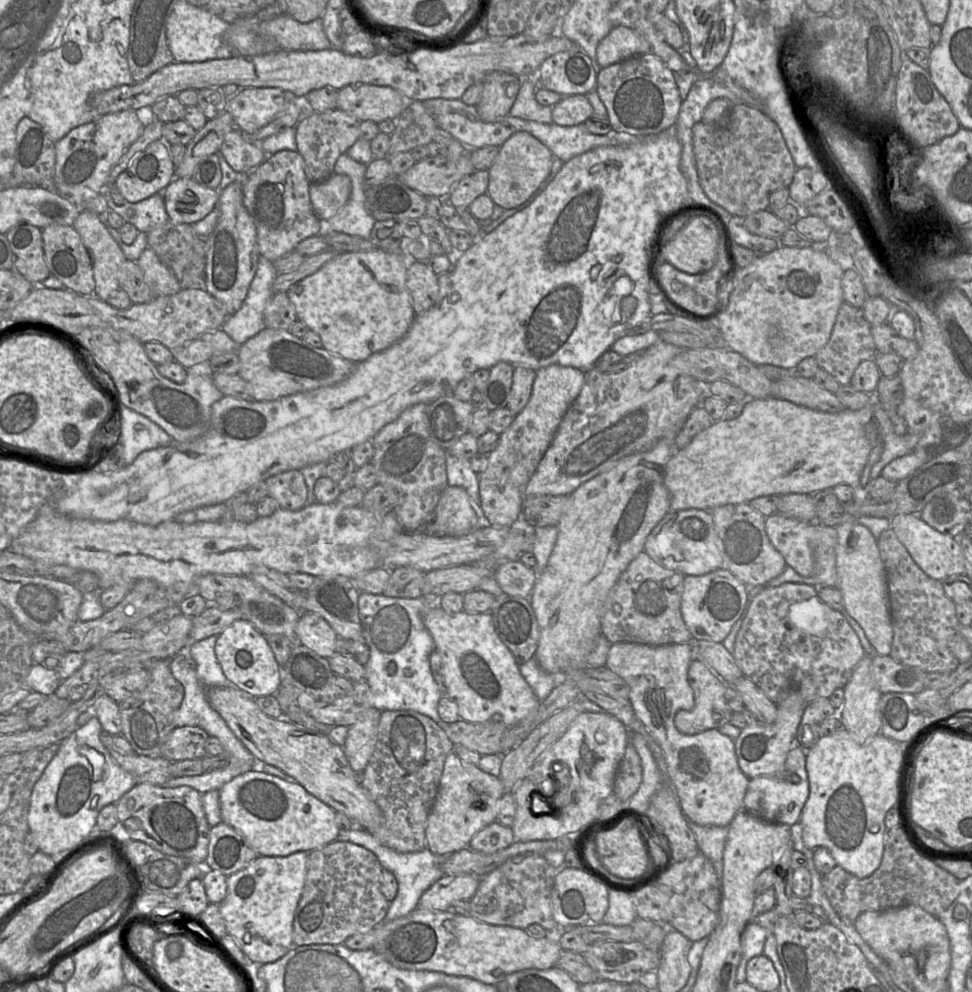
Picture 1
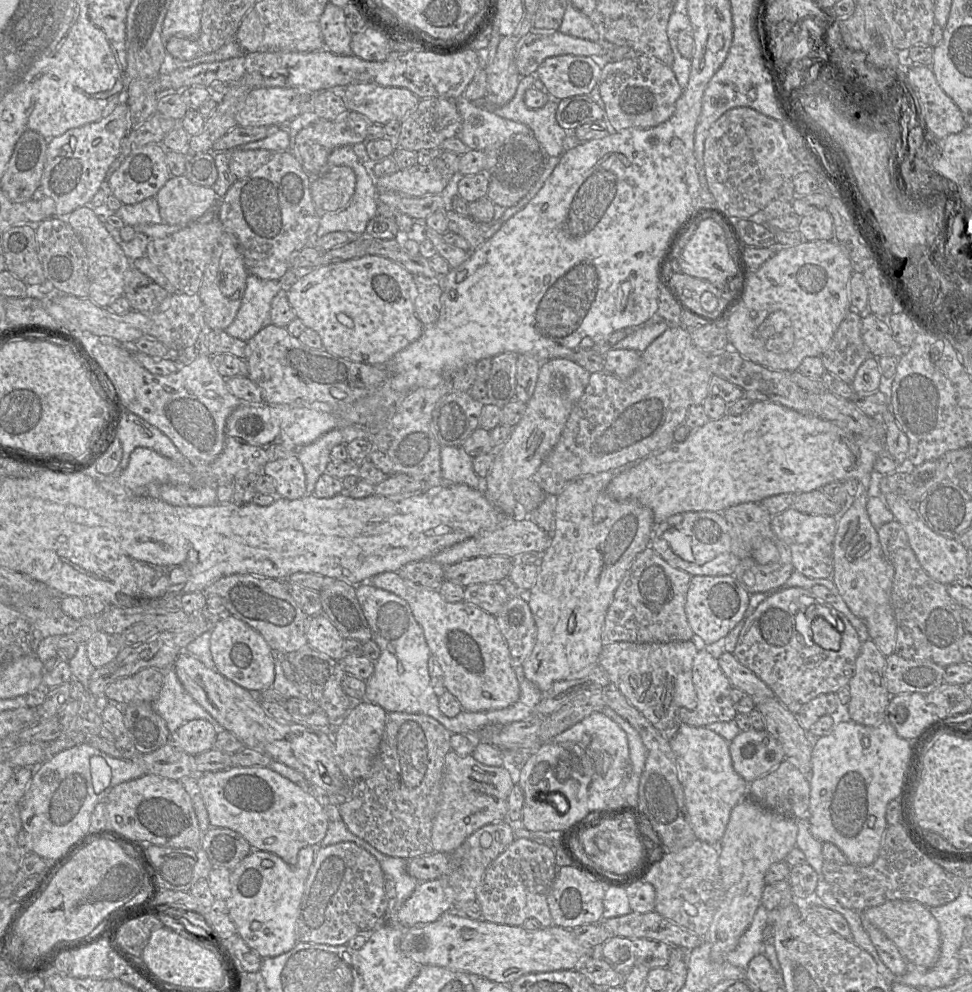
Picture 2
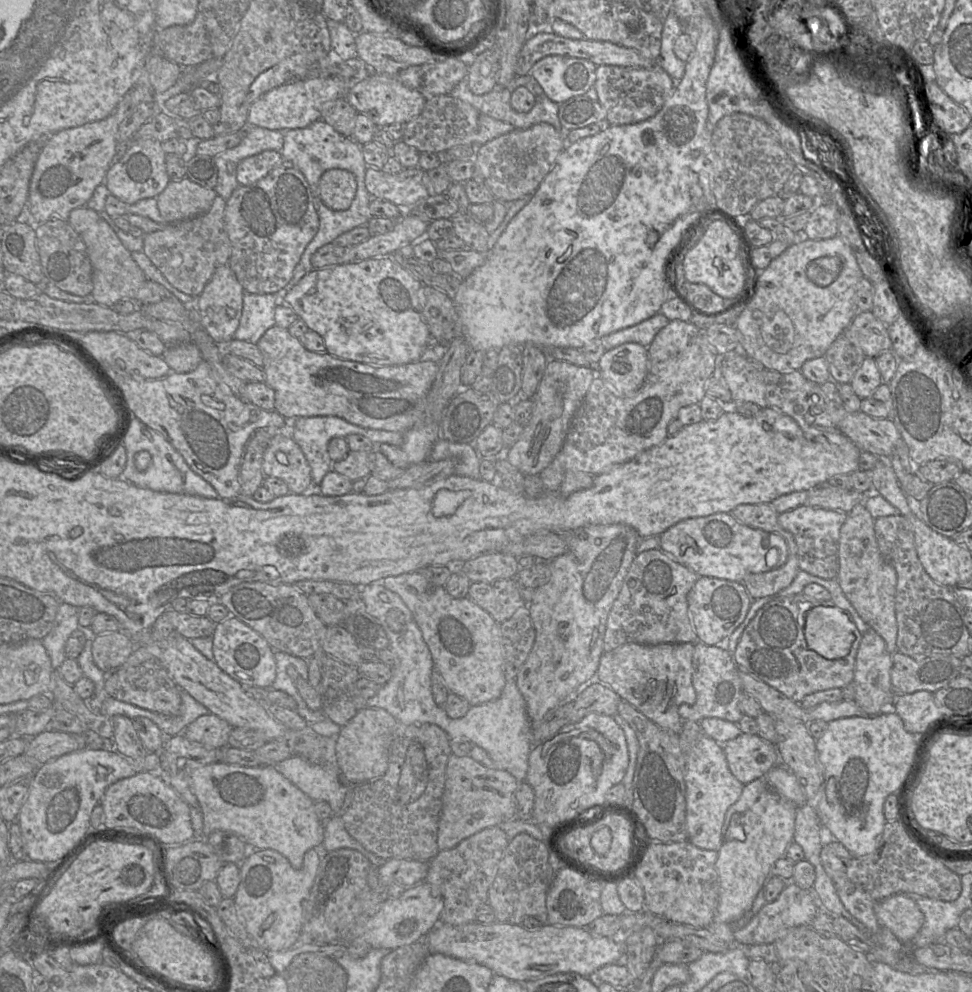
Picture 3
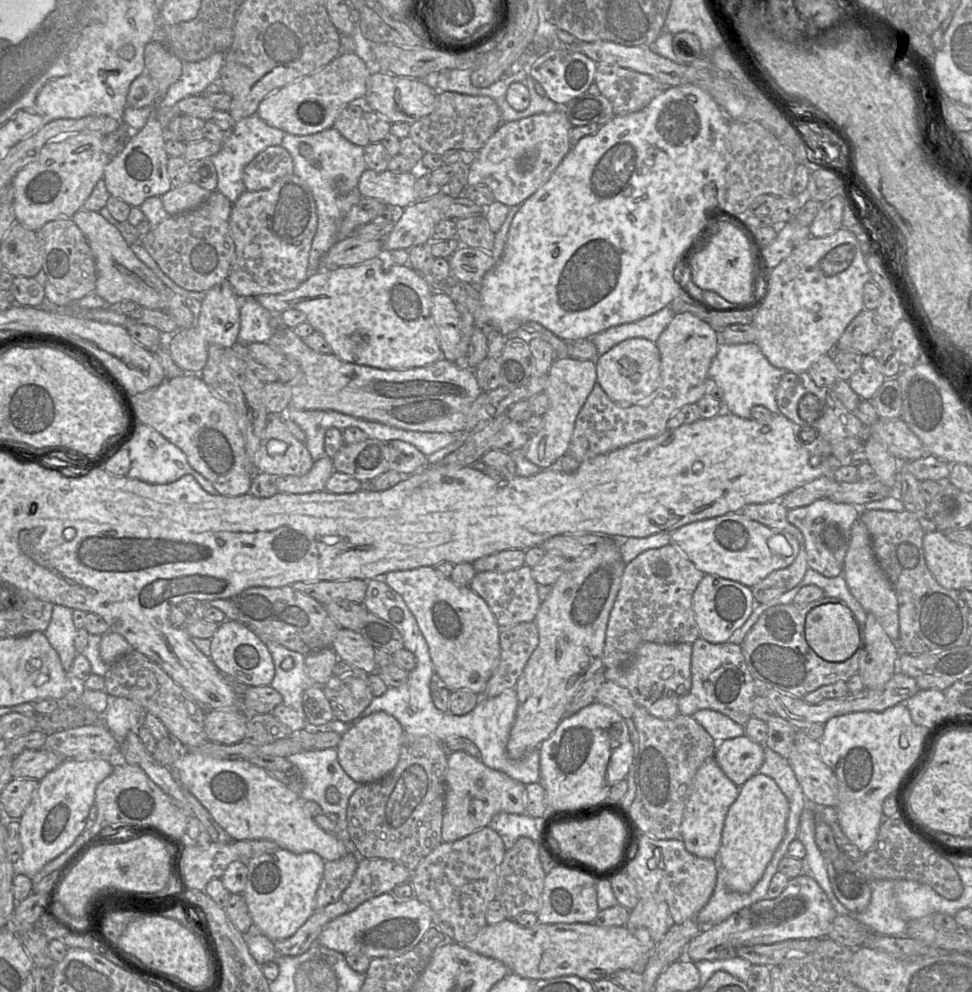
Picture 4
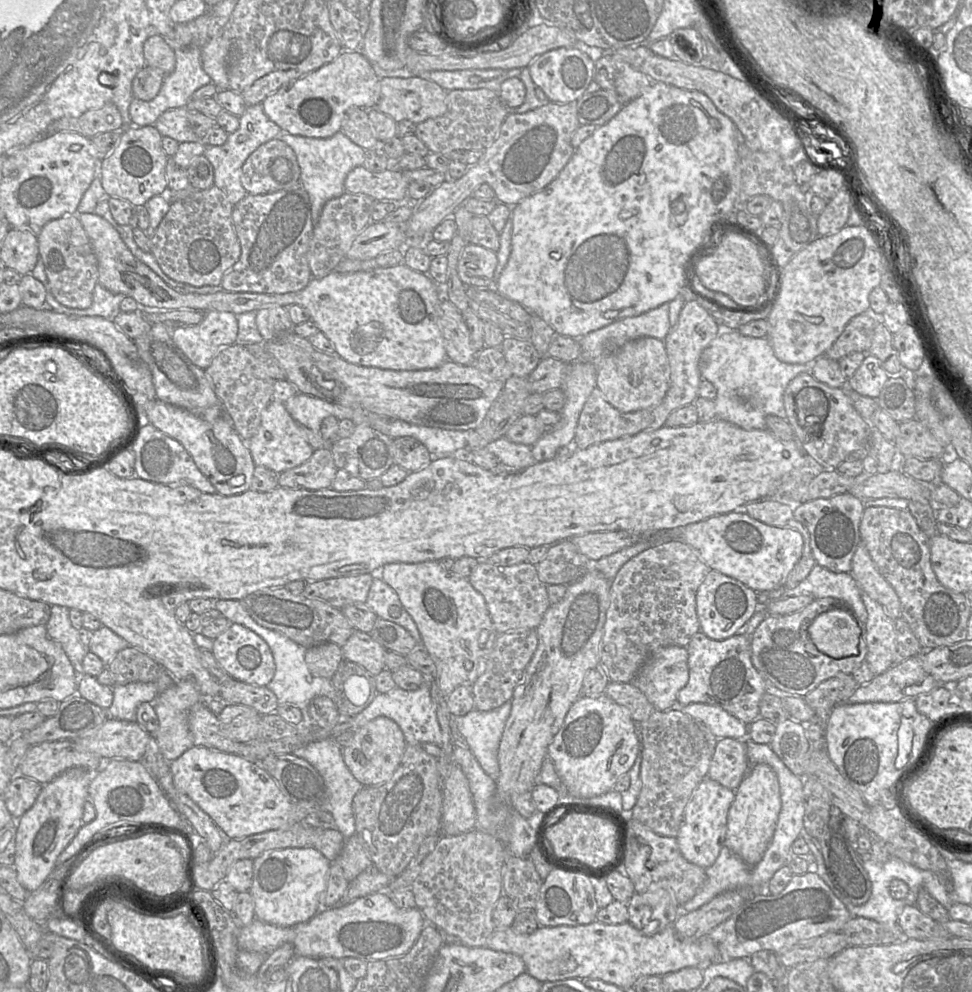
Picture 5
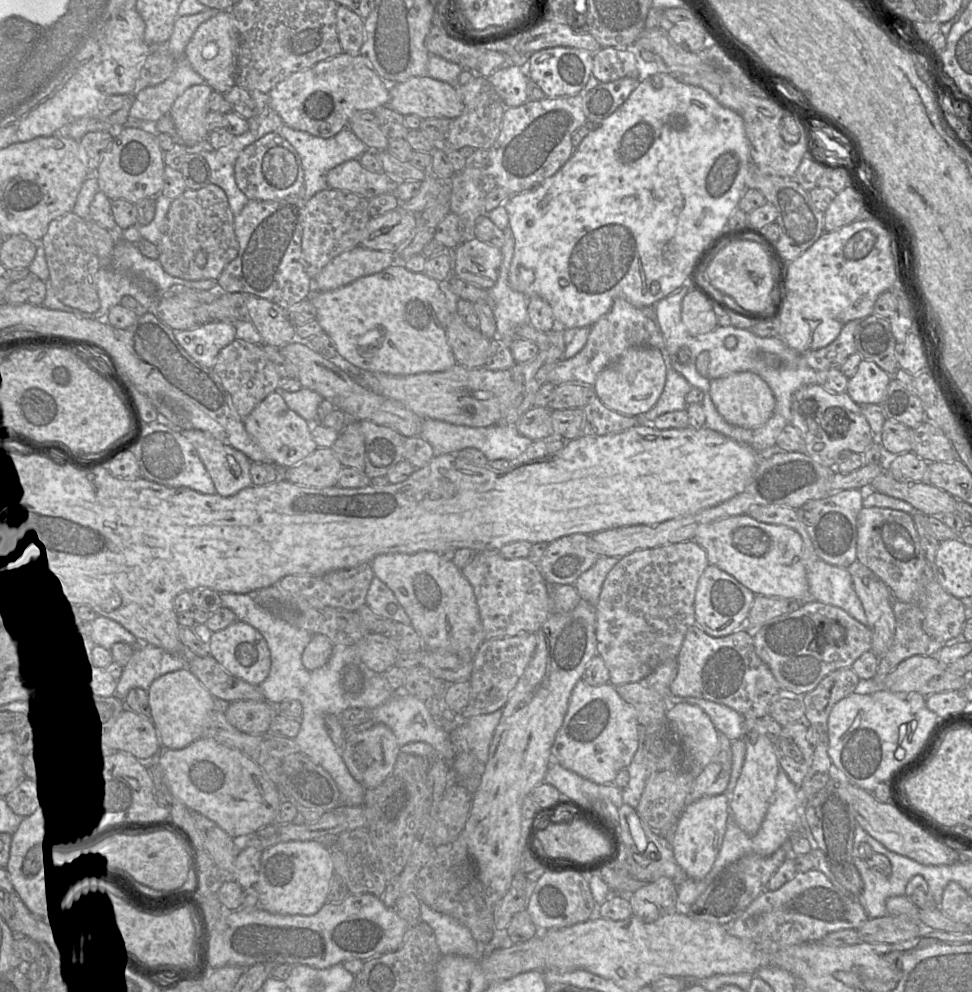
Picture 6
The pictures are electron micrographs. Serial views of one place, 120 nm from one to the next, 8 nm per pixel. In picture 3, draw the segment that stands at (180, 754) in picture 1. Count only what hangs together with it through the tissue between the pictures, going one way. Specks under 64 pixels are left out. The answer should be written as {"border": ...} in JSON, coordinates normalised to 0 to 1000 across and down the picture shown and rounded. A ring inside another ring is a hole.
{"border":[[[216,718],[195,729],[187,741],[211,753],[230,754],[235,752],[239,734],[233,726]]]}

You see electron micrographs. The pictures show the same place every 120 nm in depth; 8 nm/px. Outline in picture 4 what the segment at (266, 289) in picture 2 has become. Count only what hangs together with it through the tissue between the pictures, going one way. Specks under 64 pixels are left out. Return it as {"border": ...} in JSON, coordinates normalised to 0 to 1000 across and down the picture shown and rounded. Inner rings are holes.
{"border":[[[263,300],[248,301],[245,346],[275,345],[281,336],[280,316]]]}

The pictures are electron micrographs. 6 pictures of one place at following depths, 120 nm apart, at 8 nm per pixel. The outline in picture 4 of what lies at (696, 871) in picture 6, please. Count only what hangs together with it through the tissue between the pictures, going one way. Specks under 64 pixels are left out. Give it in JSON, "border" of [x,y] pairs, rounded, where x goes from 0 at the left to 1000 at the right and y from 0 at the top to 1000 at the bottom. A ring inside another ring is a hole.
{"border":[[[736,763],[726,765],[714,784],[701,830],[700,846],[708,859],[720,865],[736,867],[742,853],[743,837],[749,816],[758,805],[759,799],[760,793],[746,781]]]}

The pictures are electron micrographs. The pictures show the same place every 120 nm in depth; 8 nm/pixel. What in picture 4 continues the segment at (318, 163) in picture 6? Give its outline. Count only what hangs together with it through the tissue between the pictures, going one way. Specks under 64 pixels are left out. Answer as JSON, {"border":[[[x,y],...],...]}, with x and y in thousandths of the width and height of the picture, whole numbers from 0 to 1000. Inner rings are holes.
{"border":[[[340,128],[318,136],[293,135],[288,145],[299,156],[302,175],[319,191],[326,210],[326,232],[321,242],[318,255],[318,275],[328,272],[331,259],[341,248],[348,243],[348,231],[352,221],[361,210],[372,200],[368,184],[372,174],[379,170],[374,161],[374,148],[365,146],[354,139],[347,130]],[[309,145],[320,147],[324,159],[330,164],[328,170],[322,168],[308,153]],[[353,181],[359,190],[356,198],[350,198],[346,193],[346,184]]]}

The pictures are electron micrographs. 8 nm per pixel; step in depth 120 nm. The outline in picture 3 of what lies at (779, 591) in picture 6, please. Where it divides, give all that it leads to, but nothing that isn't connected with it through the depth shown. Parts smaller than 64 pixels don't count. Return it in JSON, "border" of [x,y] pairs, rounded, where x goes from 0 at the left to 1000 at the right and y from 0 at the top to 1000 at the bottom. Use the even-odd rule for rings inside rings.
{"border":[[[752,517],[705,523],[691,529],[677,541],[678,553],[718,581],[756,587],[763,587],[769,579],[799,574],[811,563],[811,551],[803,539],[764,529]]]}

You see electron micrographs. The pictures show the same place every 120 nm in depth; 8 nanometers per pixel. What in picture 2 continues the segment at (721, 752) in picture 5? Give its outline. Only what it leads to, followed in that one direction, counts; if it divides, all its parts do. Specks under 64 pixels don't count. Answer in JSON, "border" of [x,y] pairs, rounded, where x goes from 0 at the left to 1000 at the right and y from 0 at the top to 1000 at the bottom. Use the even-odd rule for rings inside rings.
{"border":[[[776,734],[757,741],[750,758],[755,776],[771,790],[808,765],[801,748],[788,736]]]}

